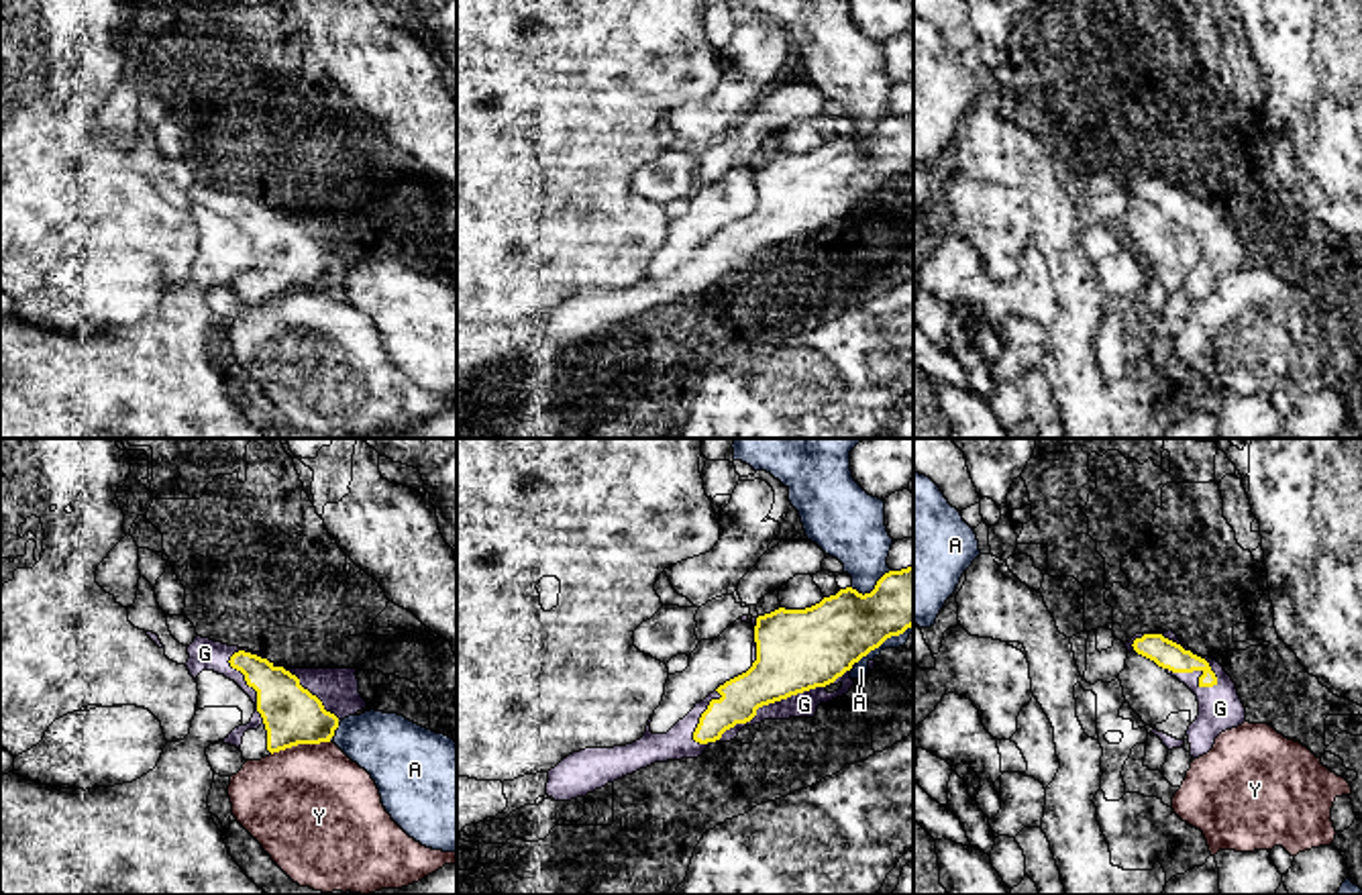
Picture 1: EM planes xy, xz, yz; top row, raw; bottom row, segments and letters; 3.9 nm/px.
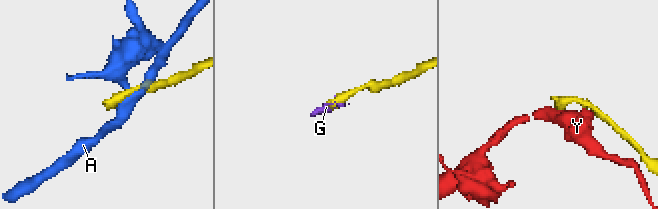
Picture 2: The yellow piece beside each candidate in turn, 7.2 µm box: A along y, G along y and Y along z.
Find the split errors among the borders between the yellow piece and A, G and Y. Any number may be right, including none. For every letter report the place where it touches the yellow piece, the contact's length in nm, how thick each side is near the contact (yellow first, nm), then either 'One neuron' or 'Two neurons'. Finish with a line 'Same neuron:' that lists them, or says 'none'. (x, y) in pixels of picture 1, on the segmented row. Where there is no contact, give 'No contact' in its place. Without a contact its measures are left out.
A: Touches yellow at xz (873, 590). Shared border 180 nm. Thickness 280 nm (yellow) against 260 nm. Two neurons
G: Touches yellow at yz (1189, 651). Shared border 340 nm. Thickness 110 nm (yellow) against 170 nm. One neuron
Y: Touches yellow at xy (300, 743). Shared border 240 nm. Thickness 220 nm (yellow) against 480 nm. Two neurons
Same neuron: G

